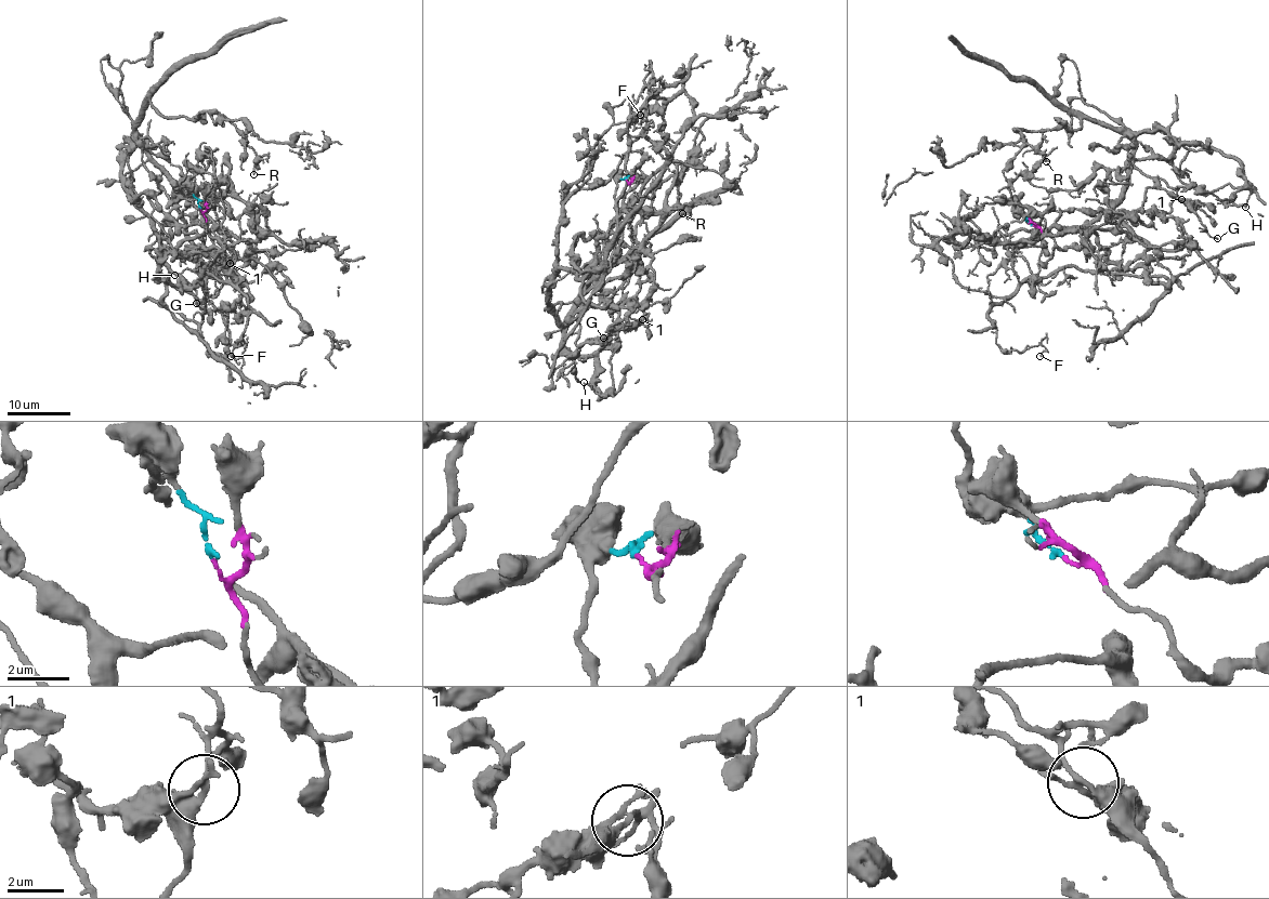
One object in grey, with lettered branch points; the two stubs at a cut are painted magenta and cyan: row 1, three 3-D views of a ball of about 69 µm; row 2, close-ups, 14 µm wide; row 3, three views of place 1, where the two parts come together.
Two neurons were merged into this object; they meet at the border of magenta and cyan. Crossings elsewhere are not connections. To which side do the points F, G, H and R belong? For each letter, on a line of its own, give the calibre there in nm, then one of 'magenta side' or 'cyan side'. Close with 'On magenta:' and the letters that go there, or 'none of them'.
F: 110 nm thick; cyan side
G: 100 nm thick; magenta side
H: 130 nm thick; magenta side
R: 140 nm thick; magenta side
On magenta: G, H, R

